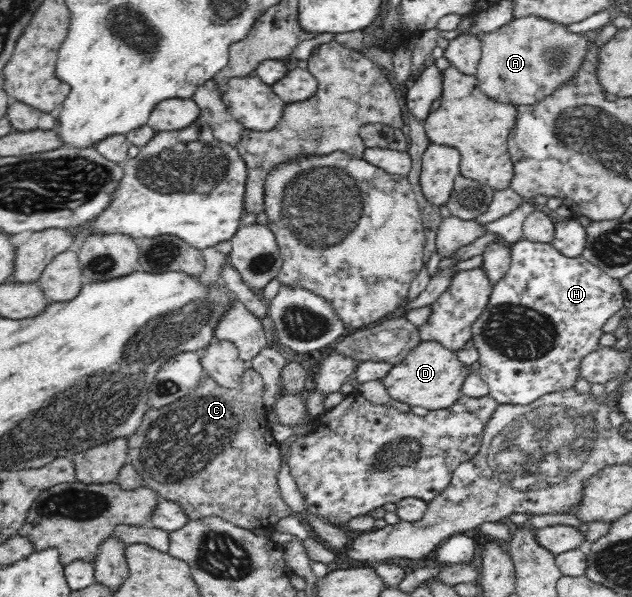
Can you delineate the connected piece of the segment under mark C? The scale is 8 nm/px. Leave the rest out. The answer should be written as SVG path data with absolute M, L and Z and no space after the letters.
M251 369L244 370L244 374L240 379L240 385L233 387L232 390L225 389L219 386L213 378L205 376L201 378L198 386L184 398L178 399L176 402L170 403L165 407L160 407L154 410L147 411L142 419L142 424L134 431L134 433L127 437L128 441L128 463L131 464L139 475L142 477L143 486L155 490L160 499L175 502L183 508L189 520L208 518L209 516L221 516L225 521L233 523L237 527L249 528L255 530L256 528L270 528L273 527L278 520L284 517L293 515L291 508L285 503L282 498L280 487L277 479L277 471L281 467L281 460L279 460L279 448L277 441L274 440L271 434L271 428L268 418L268 412L264 406L263 400L263 380L261 376Z

